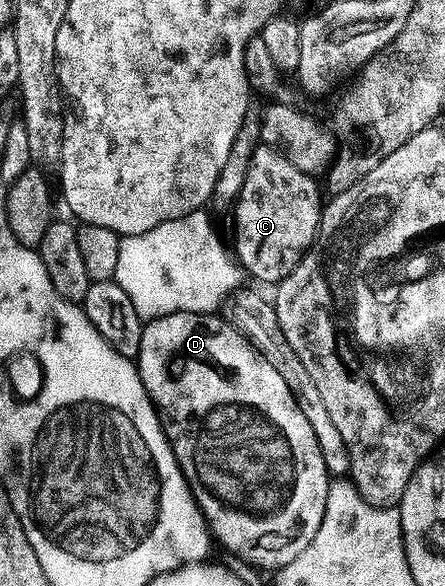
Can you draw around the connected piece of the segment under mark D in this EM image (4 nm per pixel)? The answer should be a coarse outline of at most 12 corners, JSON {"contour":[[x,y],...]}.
{"contour":[[217,314],[135,363],[212,539],[278,570],[331,477],[279,370]]}

